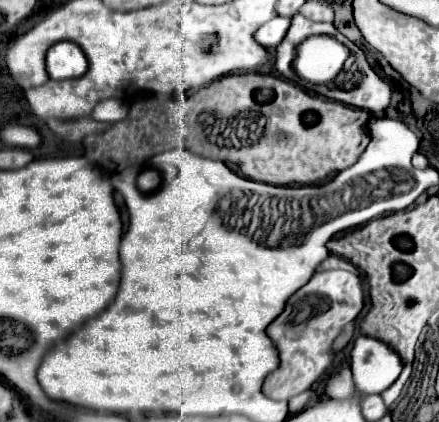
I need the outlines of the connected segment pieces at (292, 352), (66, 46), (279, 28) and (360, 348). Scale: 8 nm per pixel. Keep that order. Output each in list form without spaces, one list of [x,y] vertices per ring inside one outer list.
[[[345,270],[315,272],[313,278],[299,288],[289,300],[281,316],[277,316],[267,334],[273,338],[281,366],[267,376],[263,392],[271,400],[291,400],[293,396],[309,390],[335,362],[333,342],[345,324],[353,322],[363,310],[363,290],[357,274]]]
[[[57,42],[47,52],[47,72],[51,80],[79,78],[87,68],[89,62],[75,42]]]
[[[275,16],[255,32],[255,40],[259,40],[259,44],[263,44],[265,48],[277,48],[285,38],[289,26],[291,26],[289,16]]]
[[[357,336],[351,350],[351,370],[357,390],[385,390],[401,374],[399,356],[383,342]]]

